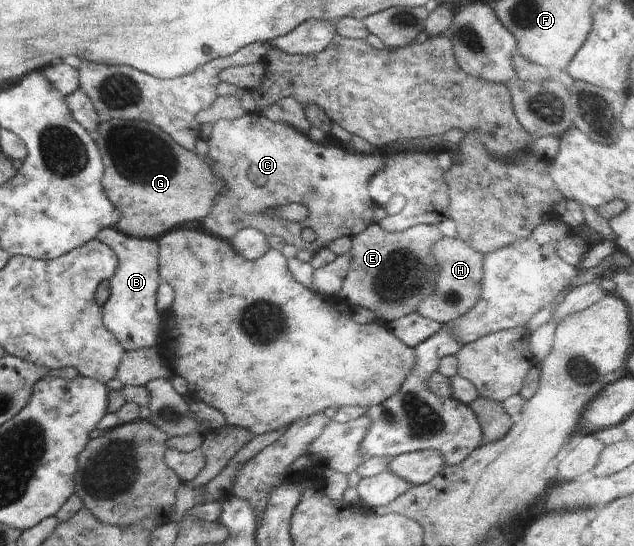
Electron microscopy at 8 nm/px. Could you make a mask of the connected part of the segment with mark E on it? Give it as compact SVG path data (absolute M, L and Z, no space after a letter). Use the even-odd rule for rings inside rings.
M370 224L363 232L352 236L352 261L338 298L349 306L372 310L379 322L388 325L409 313L415 313L420 304L436 289L440 266L432 255L433 244L443 233L434 225L419 225L389 234L379 224Z

